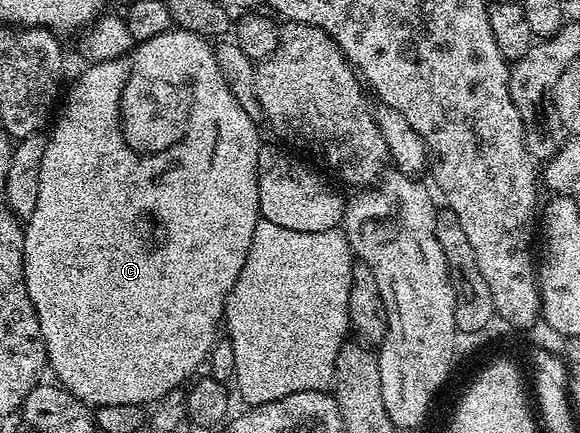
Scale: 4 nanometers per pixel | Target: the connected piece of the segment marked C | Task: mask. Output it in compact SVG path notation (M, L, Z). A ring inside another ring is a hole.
M171 29L160 33L160 37L137 44L124 57L89 64L85 68L87 71L71 85L62 116L58 124L56 119L54 132L49 132L46 140L36 209L32 209L32 217L24 223L24 281L38 314L48 367L51 372L54 370L53 378L94 409L104 405L153 405L170 390L181 388L189 375L199 374L198 366L205 361L218 335L218 327L220 331L226 313L226 298L232 285L236 285L236 277L240 277L240 269L252 245L252 233L256 233L260 218L257 199L259 124L236 101L210 43L209 38L191 31ZM89 135L98 154L95 163L86 163L86 138Z

